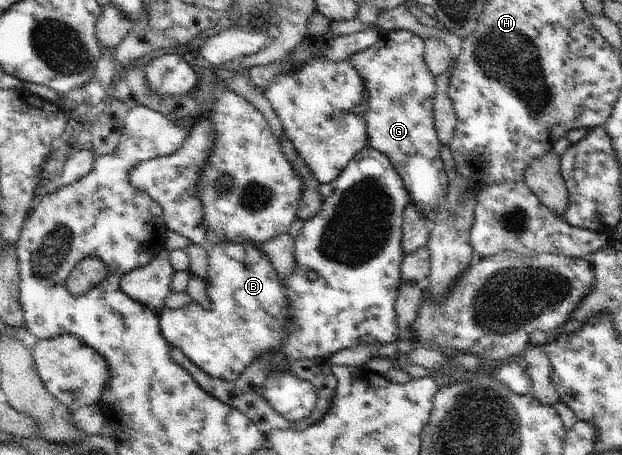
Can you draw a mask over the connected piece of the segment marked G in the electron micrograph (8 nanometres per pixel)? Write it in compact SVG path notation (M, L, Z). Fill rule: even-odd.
M392 30L386 35L378 36L378 41L370 45L366 51L354 53L350 63L356 68L363 80L365 91L368 91L368 111L364 115L368 145L386 154L390 163L394 165L396 173L402 177L406 191L410 193L411 203L418 207L418 211L426 217L434 217L437 207L448 191L448 176L444 170L444 161L440 156L442 143L438 139L434 119L434 100L437 92L437 76L430 73L426 59L424 59L424 39L409 30Z

